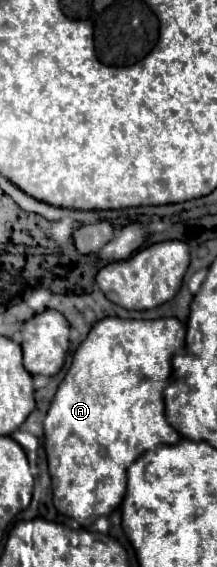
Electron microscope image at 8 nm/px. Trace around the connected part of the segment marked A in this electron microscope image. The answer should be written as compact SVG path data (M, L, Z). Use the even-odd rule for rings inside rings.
M106 317L90 329L86 341L74 353L72 365L62 379L50 411L44 419L43 447L47 457L54 505L62 515L88 527L96 517L110 515L128 491L128 470L144 451L156 445L174 445L180 435L164 417L164 389L172 375L172 357L186 351L186 327L174 317L154 321Z

